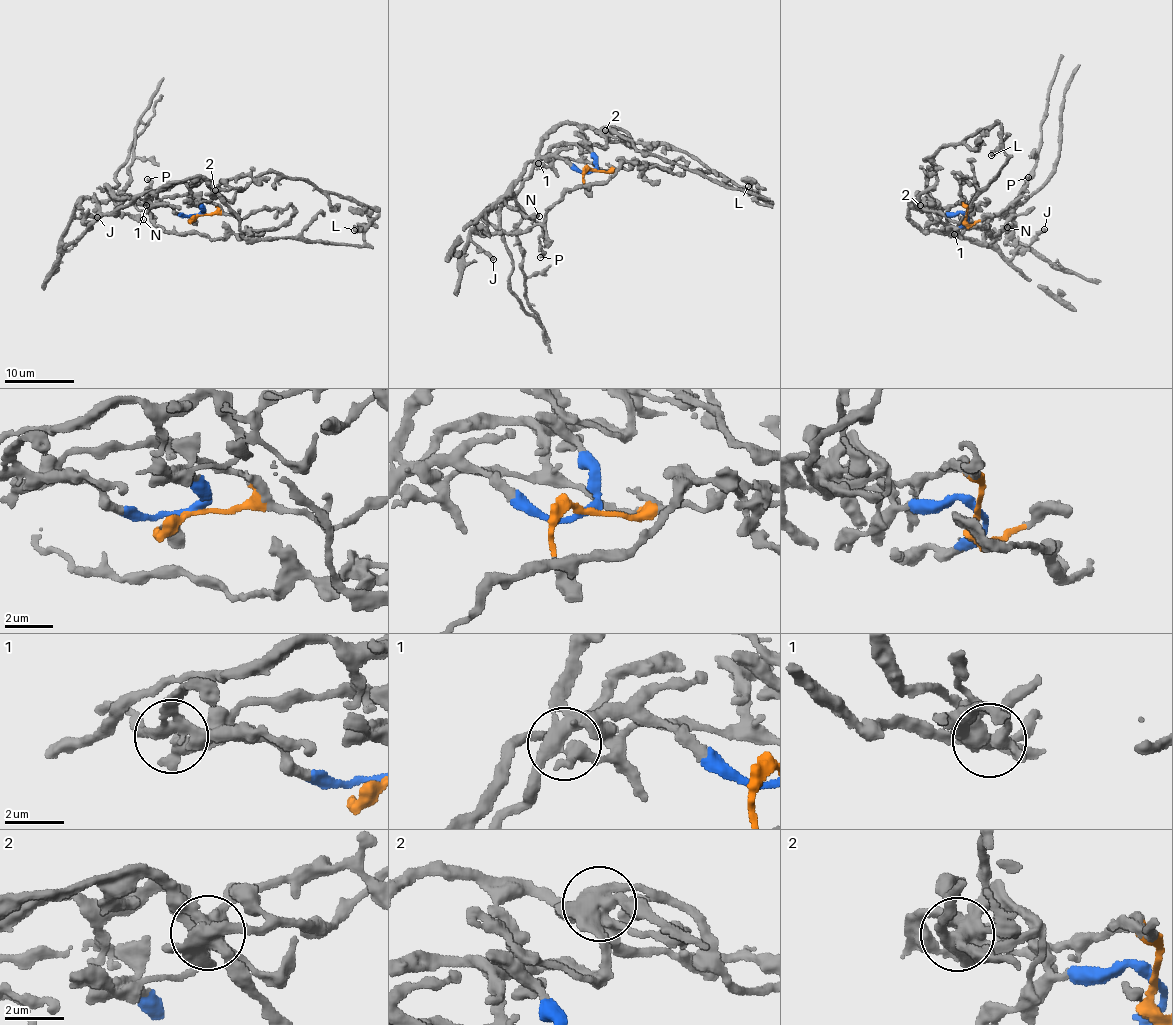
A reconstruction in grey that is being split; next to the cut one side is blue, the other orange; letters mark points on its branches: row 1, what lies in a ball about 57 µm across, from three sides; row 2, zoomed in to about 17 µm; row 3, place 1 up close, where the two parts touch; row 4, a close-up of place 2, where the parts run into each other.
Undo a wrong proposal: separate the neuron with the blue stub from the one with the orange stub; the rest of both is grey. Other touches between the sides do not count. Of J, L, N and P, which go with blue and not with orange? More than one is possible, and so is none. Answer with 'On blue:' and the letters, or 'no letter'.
On blue: J, L

